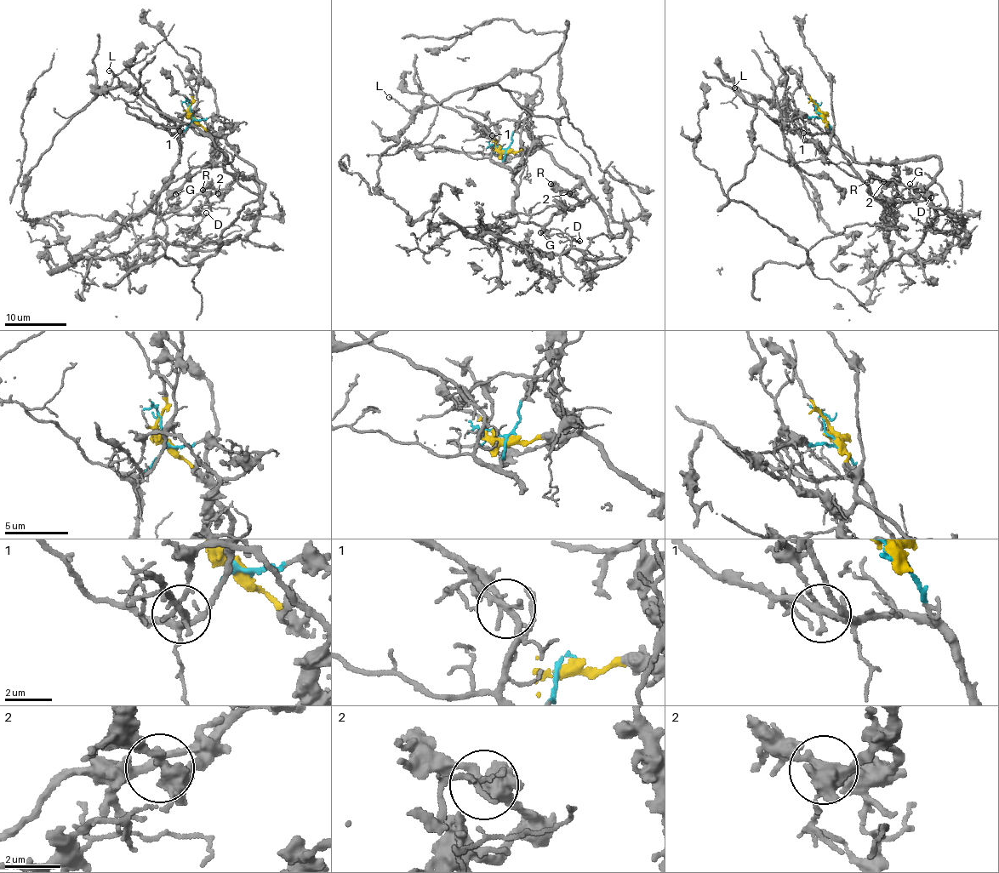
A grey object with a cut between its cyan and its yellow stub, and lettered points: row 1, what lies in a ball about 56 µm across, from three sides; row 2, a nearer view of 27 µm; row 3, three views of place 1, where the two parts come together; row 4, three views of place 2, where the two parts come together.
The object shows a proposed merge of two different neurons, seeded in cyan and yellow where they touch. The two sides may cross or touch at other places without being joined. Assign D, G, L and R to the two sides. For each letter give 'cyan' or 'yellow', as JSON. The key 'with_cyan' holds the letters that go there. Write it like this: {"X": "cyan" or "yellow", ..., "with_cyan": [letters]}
{"D": "cyan", "G": "yellow", "L": "cyan", "R": "yellow", "with_cyan": ["D", "L"]}

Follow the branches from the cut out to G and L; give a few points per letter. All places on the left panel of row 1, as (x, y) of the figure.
G: (191, 115), (221, 150), (227, 172), (243, 179), (212, 193), (198, 193), (179, 209), (175, 193)
L: (191, 115), (188, 126), (172, 134), (180, 131), (162, 117), (144, 88), (131, 92), (109, 70)

